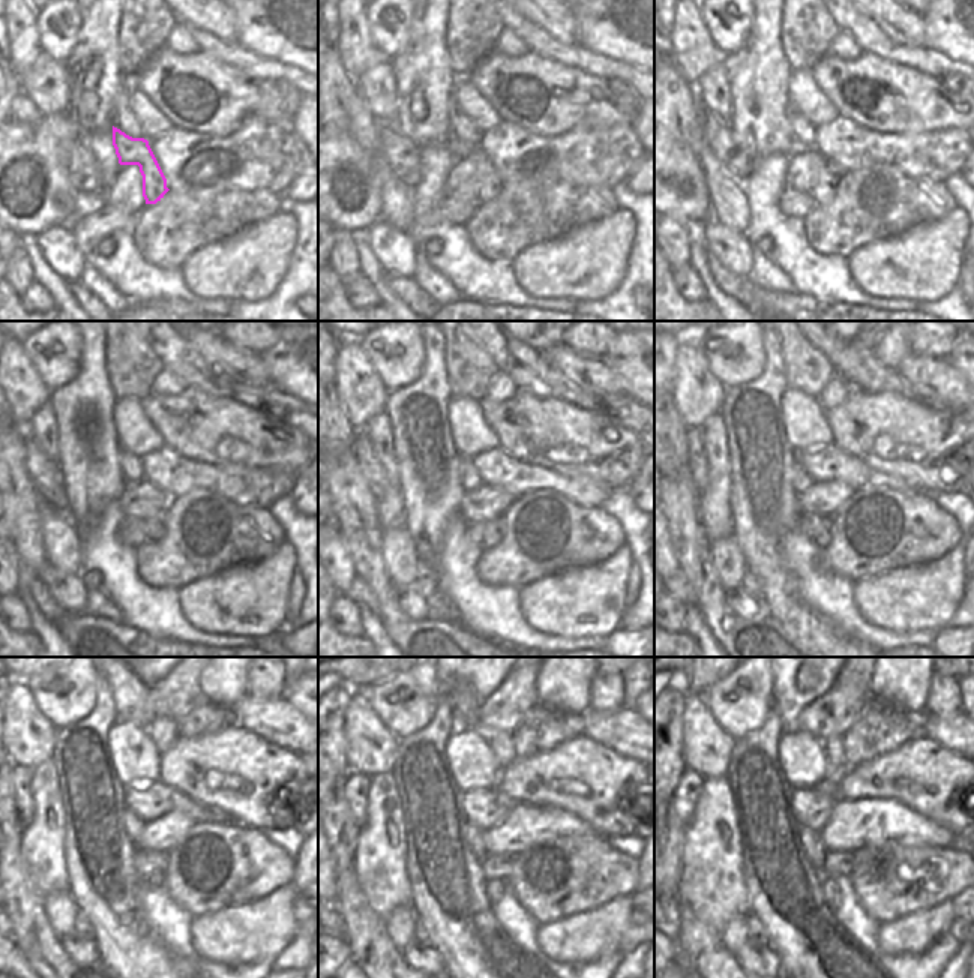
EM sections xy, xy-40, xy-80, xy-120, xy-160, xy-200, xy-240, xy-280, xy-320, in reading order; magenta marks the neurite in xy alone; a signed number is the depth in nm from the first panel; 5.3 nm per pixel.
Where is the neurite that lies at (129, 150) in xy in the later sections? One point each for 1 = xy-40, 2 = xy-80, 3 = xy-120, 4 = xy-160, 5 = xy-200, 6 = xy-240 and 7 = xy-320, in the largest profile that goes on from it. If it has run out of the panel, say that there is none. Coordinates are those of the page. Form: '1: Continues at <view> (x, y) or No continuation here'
1: Continues at xy-40 (490, 182)
2: Continues at xy-80 (824, 191)
3: Continues at xy-120 (155, 527)
4: Continues at xy-160 (493, 528)
5: Continues at xy-200 (826, 539)
6: Continues at xy-240 (155, 881)
7: Continues at xy-320 (829, 888)

